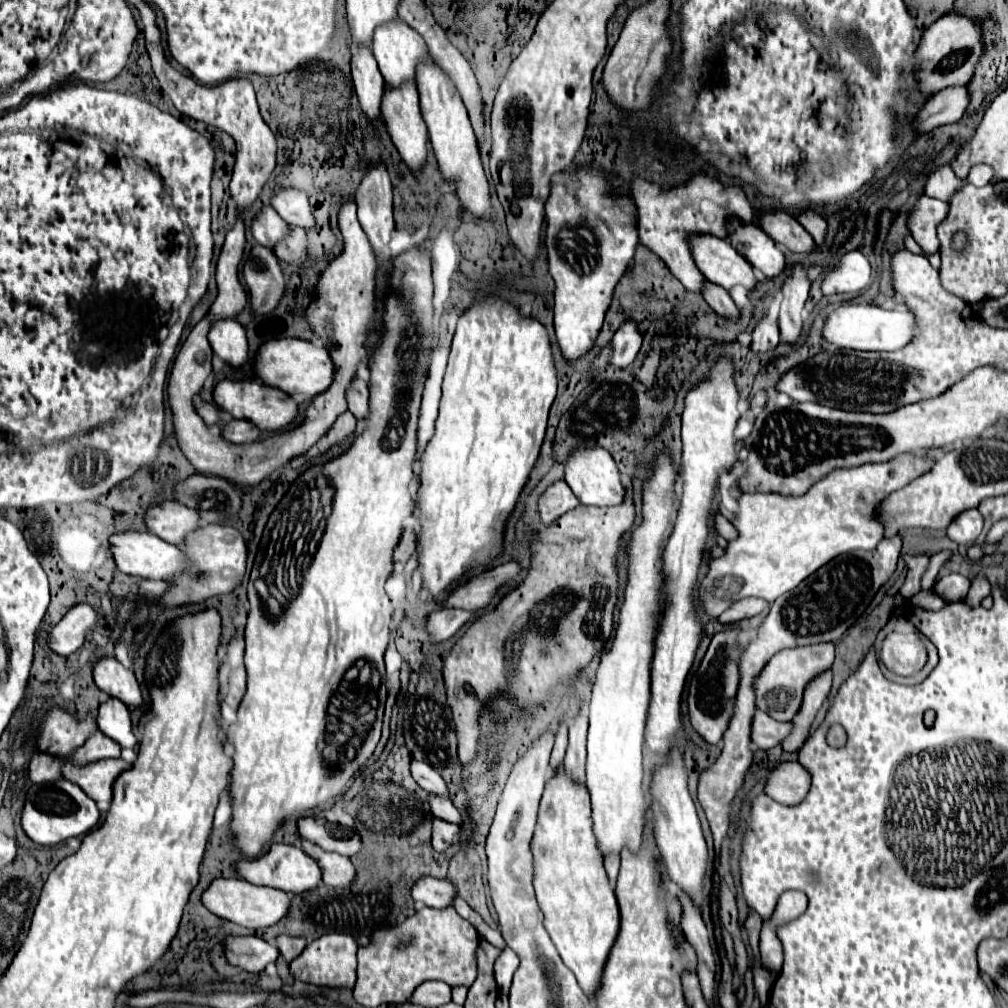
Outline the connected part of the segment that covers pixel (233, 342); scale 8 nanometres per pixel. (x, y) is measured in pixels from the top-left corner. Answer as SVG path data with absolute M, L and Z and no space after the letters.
M233 319L215 323L215 327L211 327L209 331L209 343L215 355L231 367L243 367L249 361L245 329Z

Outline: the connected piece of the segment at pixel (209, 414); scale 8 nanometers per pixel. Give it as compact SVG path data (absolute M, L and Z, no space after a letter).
M197 399L197 401L195 401L195 407L197 407L199 415L203 415L203 419L205 419L205 423L207 423L209 427L219 423L219 409L217 409L215 405L211 405L211 403L203 401L203 399Z

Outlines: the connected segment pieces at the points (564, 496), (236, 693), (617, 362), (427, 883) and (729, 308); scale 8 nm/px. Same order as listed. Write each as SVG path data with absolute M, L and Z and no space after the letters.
M565 481L553 483L539 499L539 513L545 525L555 523L567 511L573 511L579 505L579 499L573 495Z
M231 669L231 673L229 673L229 695L225 697L225 703L231 709L237 709L243 693L245 693L245 671L243 669Z
M631 321L623 323L611 341L609 365L617 367L617 369L629 367L635 361L639 349L641 349L641 335L639 335L635 323L631 323Z
M419 879L419 883L415 883L415 887L411 889L411 895L417 903L433 909L445 909L453 905L453 899L457 897L457 887L447 879Z
M711 283L711 287L707 287L707 295L703 295L703 297L717 315L721 315L725 319L739 319L739 309L723 287Z

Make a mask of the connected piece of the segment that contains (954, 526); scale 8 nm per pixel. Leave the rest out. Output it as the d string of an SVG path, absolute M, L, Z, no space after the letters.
M971 509L971 511L963 511L963 515L955 517L955 523L951 523L951 527L947 527L947 535L957 545L971 547L977 541L981 529L983 529L983 517L979 515L979 511Z

